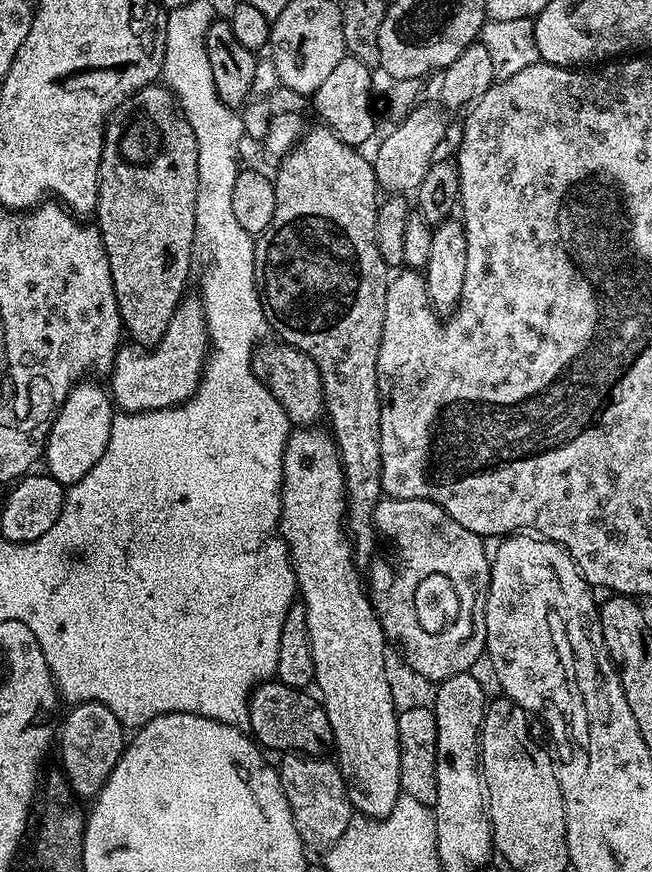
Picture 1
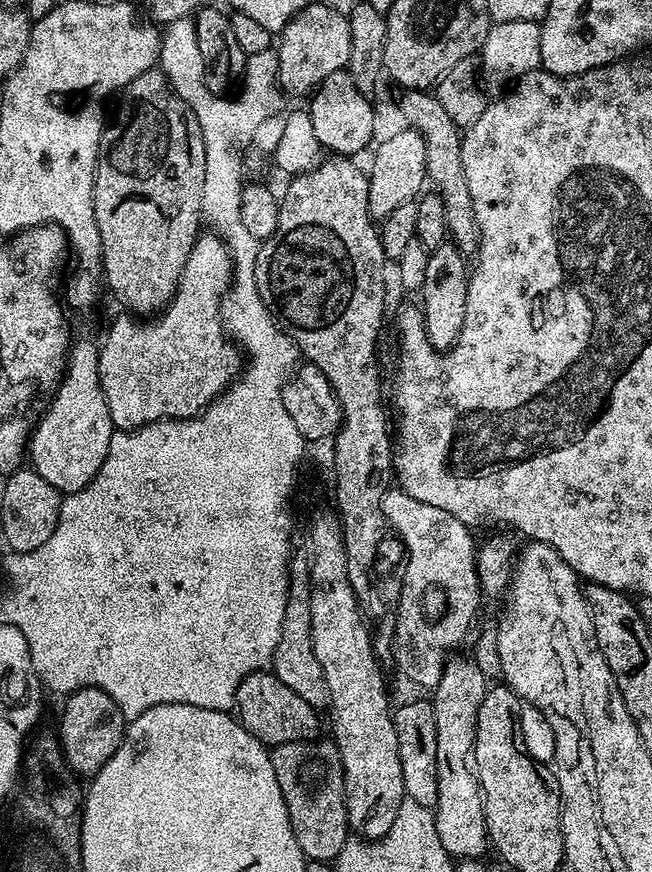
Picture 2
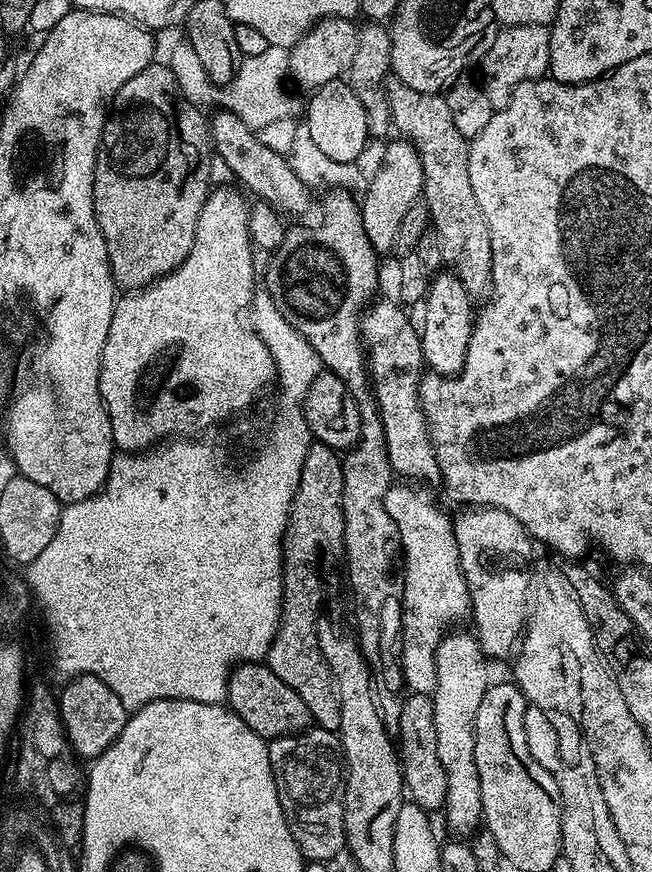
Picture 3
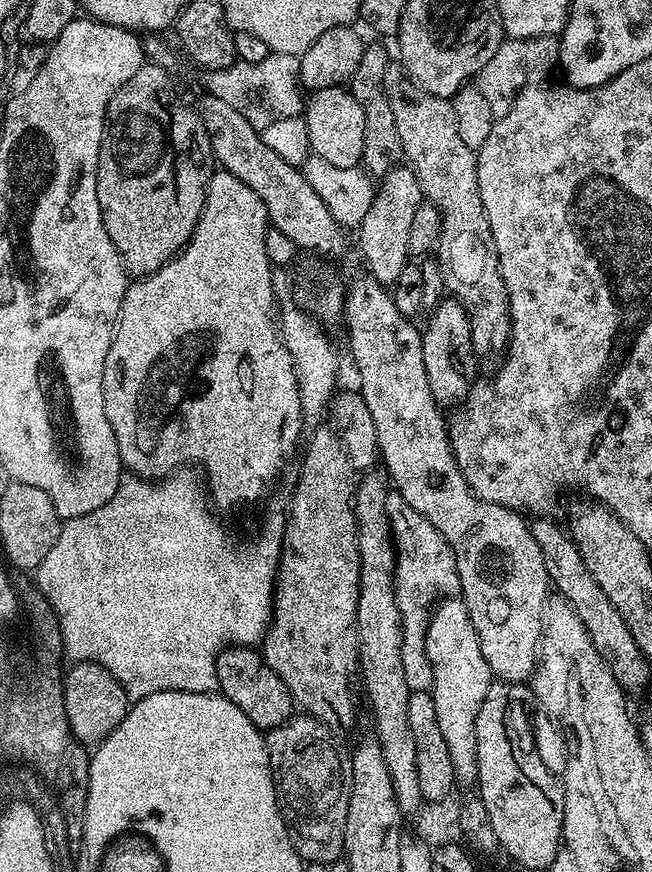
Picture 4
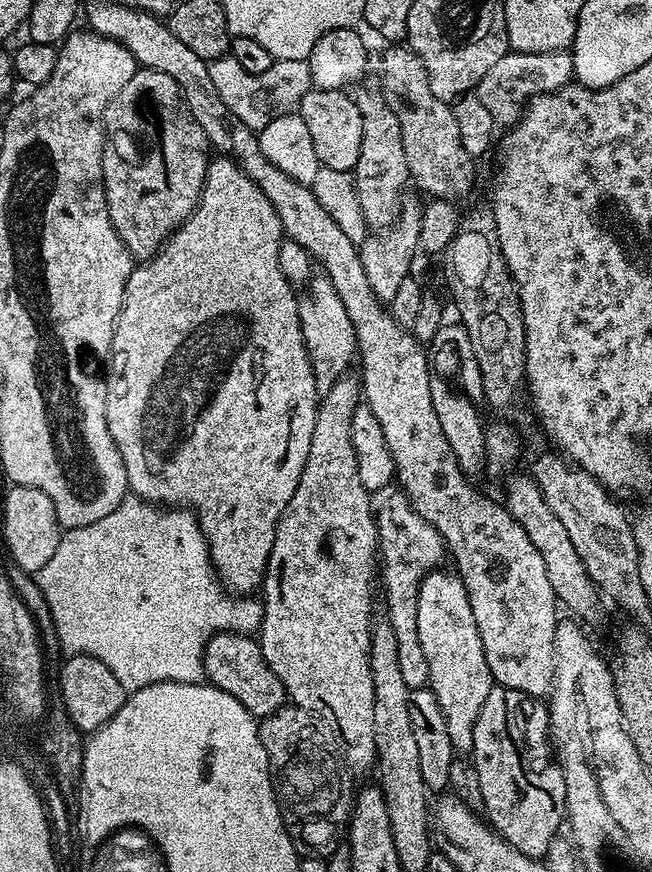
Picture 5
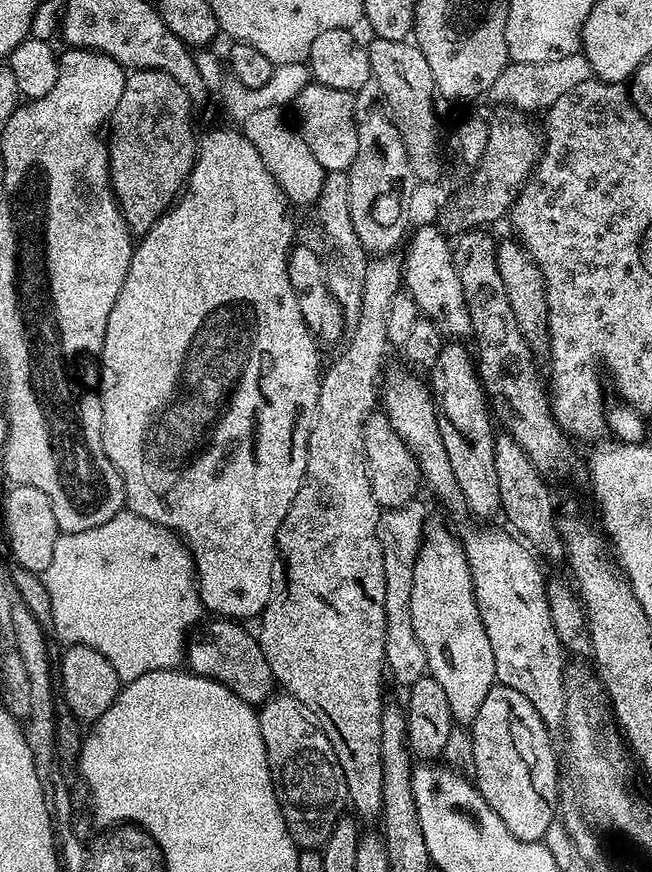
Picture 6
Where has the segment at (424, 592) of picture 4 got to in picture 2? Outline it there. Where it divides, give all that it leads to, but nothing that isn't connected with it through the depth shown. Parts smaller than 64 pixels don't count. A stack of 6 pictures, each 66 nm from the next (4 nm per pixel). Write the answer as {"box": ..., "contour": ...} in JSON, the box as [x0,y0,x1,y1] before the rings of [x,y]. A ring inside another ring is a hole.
{"box":[382,487,482,690],"contour":[[[389,487],[382,498],[384,516],[392,525],[393,532],[404,543],[406,563],[402,568],[400,586],[400,605],[396,607],[394,617],[394,657],[400,672],[408,680],[413,680],[420,688],[434,690],[438,682],[442,682],[444,664],[472,635],[476,628],[472,623],[476,620],[476,611],[480,608],[482,593],[480,579],[476,573],[477,541],[472,541],[473,529],[467,524],[458,522],[454,514],[446,514],[446,510],[438,510],[438,506],[430,506],[430,502],[418,502],[418,498],[410,498],[410,494],[401,492],[399,487]]]}

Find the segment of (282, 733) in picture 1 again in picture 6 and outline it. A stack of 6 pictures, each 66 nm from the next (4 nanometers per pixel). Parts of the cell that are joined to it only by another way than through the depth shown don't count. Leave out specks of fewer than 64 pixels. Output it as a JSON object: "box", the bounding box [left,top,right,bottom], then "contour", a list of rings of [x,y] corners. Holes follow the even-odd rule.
{"box":[186,618,273,706],"contour":[[[212,618],[208,625],[197,627],[186,641],[186,664],[195,675],[206,676],[230,689],[247,704],[259,706],[273,695],[272,671],[262,654],[255,635],[247,632],[243,623],[227,618]],[[205,627],[205,628],[204,628]],[[189,664],[189,665],[188,665]]]}

